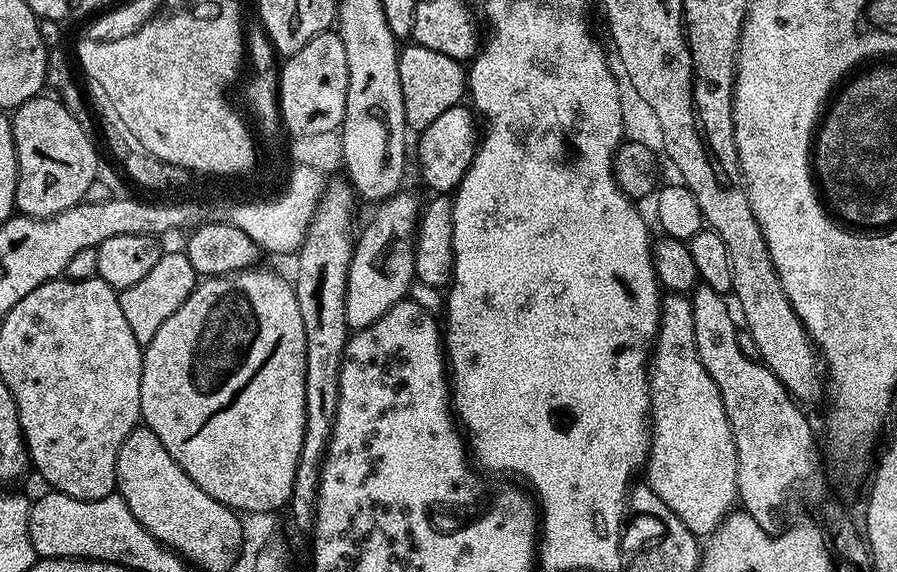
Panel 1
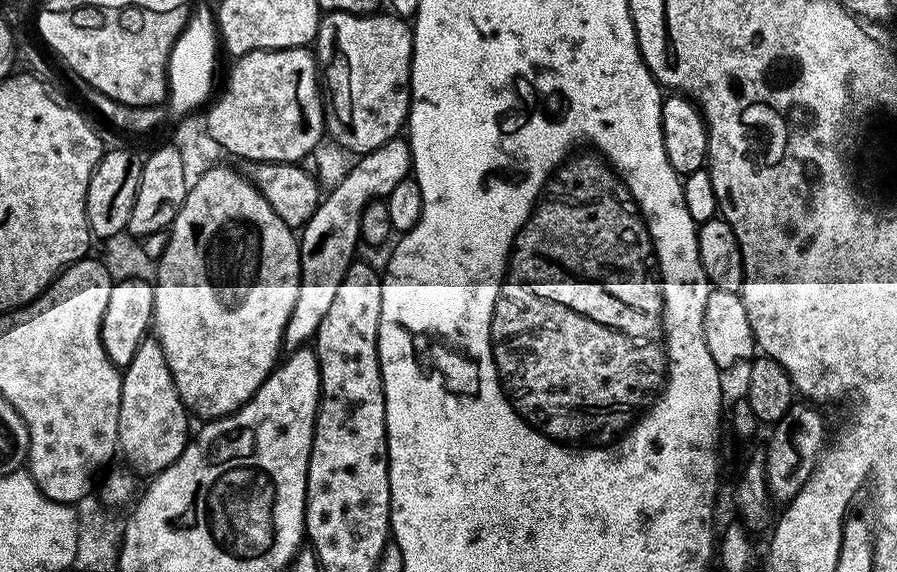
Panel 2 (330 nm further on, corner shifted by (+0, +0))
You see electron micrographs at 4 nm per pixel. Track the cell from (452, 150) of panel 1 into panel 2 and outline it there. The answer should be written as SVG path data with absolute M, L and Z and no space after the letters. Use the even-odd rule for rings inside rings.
M397 138L382 142L374 150L363 153L346 178L327 189L320 205L314 214L304 223L298 236L300 246L300 285L298 298L294 302L294 310L290 310L290 318L284 331L284 348L295 350L305 347L315 337L318 326L322 326L322 318L326 318L326 310L334 303L334 294L338 294L338 286L346 270L354 263L352 256L356 252L356 244L360 239L360 215L370 203L386 198L398 182L412 176L412 151L407 139Z

